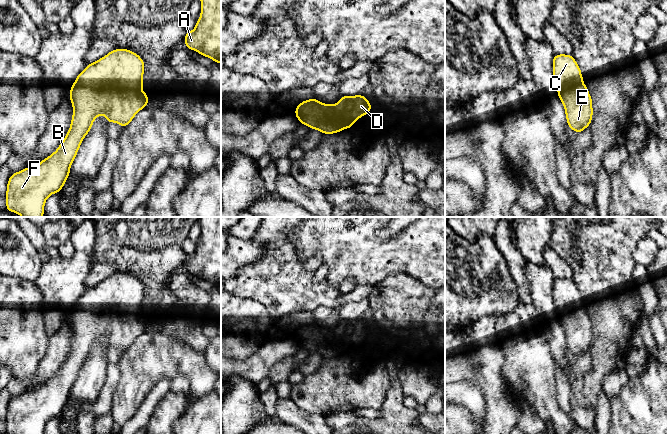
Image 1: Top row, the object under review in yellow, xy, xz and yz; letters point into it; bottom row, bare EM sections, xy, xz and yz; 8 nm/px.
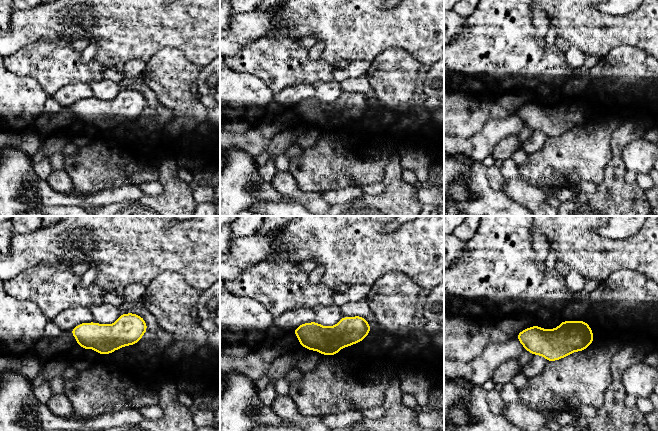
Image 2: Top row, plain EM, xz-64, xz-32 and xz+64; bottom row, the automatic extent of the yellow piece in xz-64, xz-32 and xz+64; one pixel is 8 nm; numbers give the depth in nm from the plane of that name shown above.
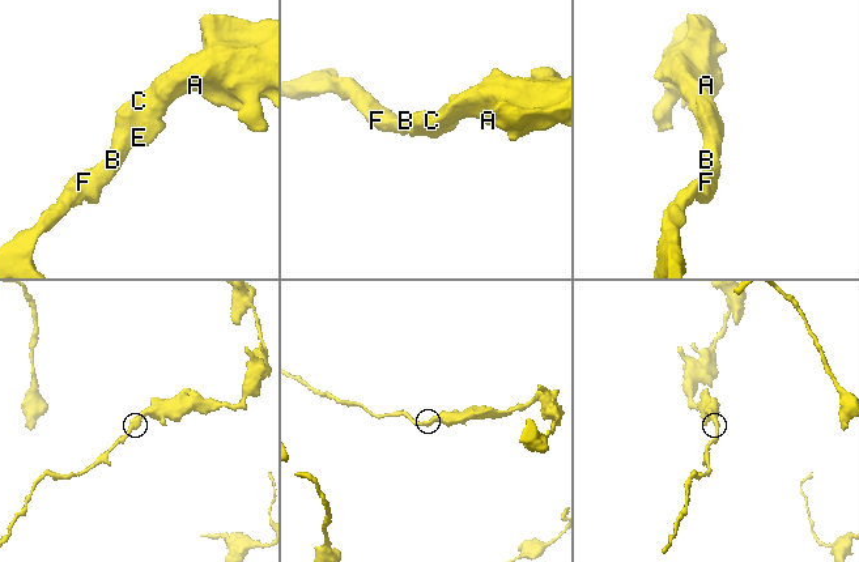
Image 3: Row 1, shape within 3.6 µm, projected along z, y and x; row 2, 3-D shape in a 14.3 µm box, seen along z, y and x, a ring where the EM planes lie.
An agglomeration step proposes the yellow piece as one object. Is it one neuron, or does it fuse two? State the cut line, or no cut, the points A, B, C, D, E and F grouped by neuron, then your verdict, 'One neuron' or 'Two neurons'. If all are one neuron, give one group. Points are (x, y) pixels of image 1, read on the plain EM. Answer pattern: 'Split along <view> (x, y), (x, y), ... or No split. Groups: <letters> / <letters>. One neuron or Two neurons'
No split. Groups: A B C D E F. One neuron

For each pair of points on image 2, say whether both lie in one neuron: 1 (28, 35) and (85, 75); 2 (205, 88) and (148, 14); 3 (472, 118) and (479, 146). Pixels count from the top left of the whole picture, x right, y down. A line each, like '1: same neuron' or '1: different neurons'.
1: different neurons
2: different neurons
3: different neurons

